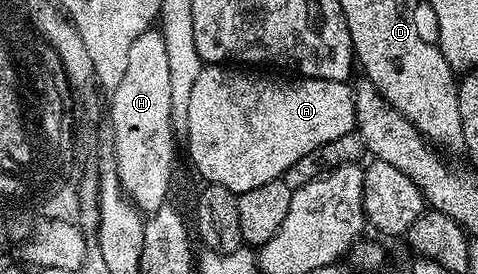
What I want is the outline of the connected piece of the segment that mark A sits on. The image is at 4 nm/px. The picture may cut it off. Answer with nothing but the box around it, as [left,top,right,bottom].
[188,65,356,197]

